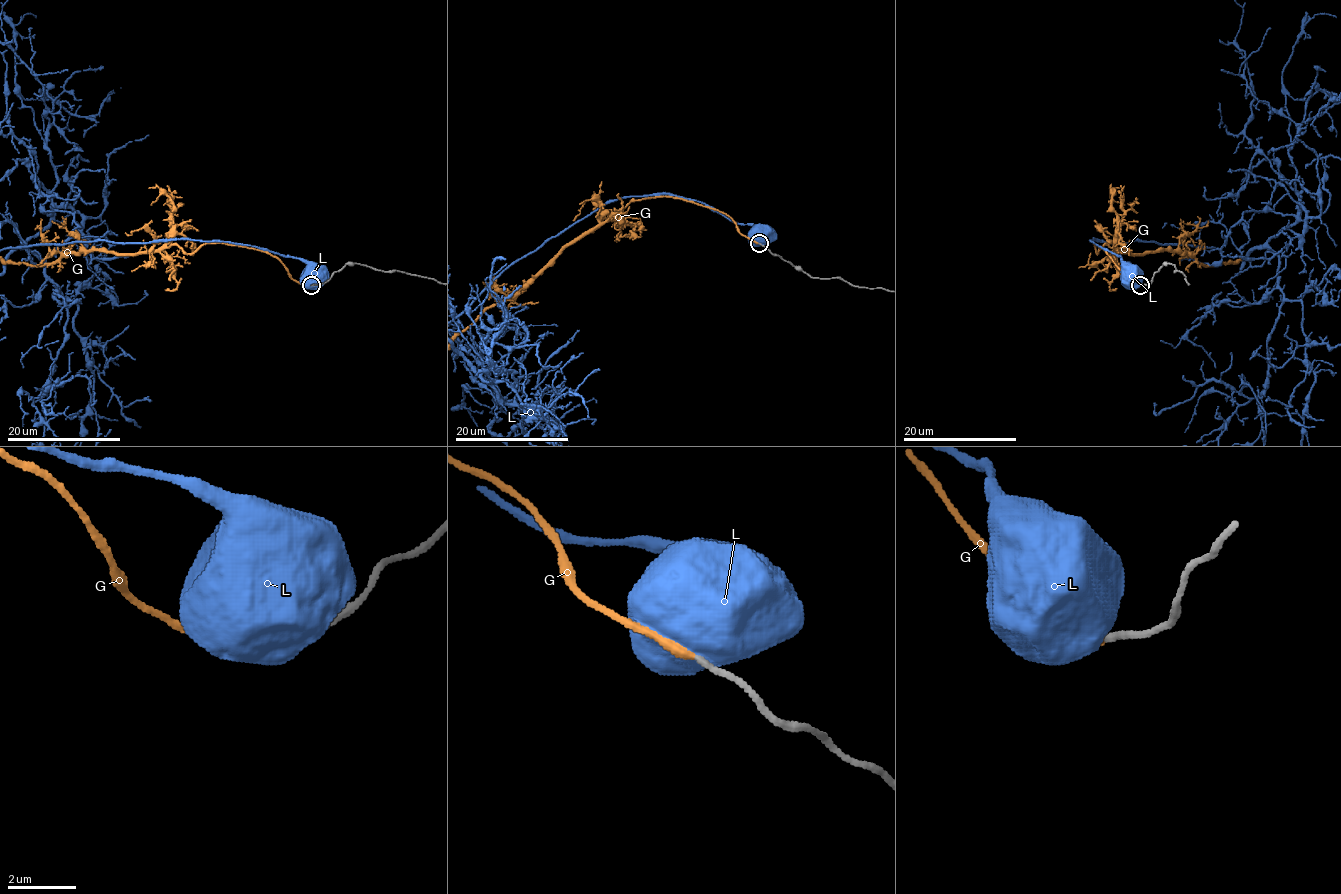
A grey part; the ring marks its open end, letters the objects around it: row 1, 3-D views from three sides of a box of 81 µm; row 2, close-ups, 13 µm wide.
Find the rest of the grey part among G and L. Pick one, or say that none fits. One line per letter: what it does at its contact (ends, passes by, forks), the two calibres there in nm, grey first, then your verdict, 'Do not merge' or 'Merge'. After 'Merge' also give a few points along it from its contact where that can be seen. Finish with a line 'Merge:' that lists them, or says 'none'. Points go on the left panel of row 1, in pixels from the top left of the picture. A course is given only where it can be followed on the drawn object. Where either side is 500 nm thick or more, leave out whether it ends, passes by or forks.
G: It ends there. Thickness 190 nm (grey) against 320 nm. Merge
L: Thickness 220 nm (grey) against 950 nm. Do not merge
Merge: G

